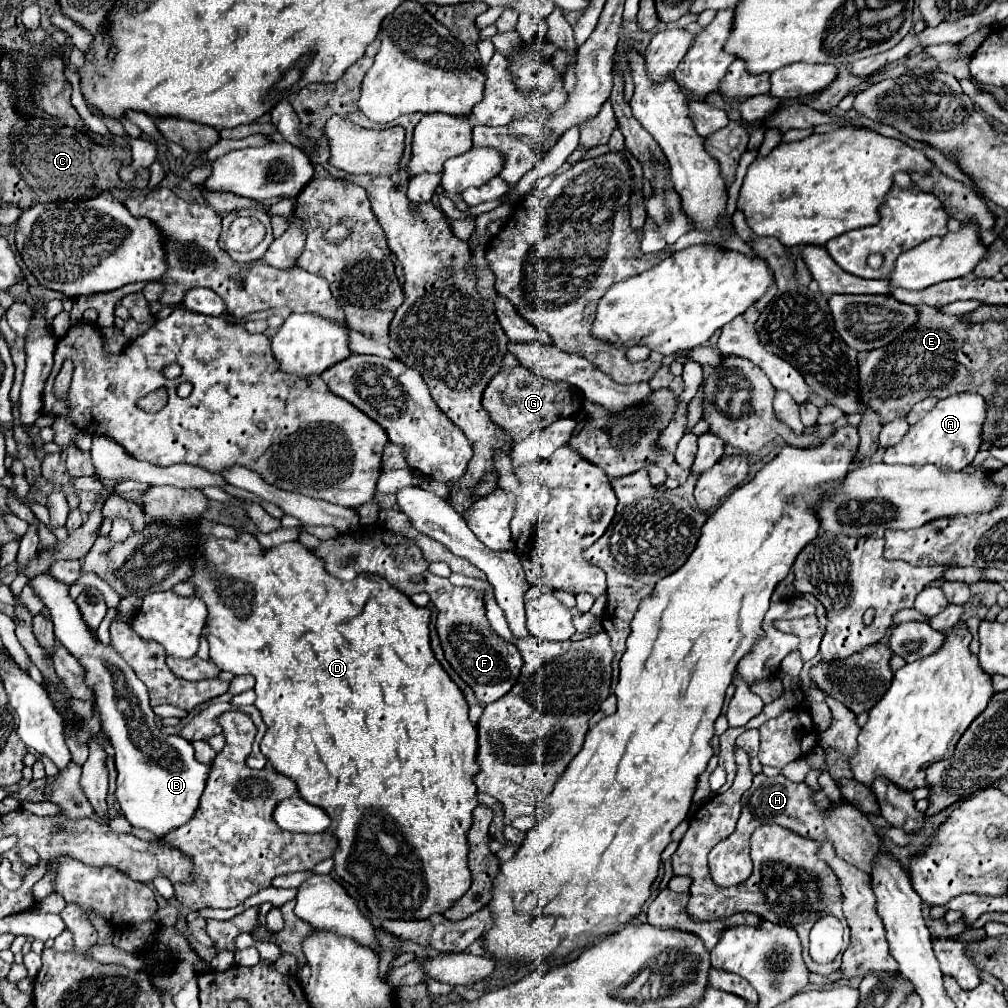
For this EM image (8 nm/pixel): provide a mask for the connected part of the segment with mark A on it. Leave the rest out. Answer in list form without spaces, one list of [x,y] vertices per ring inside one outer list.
[[[961,393],[961,395],[951,395],[949,399],[941,399],[921,421],[917,421],[915,425],[909,427],[909,431],[905,433],[901,443],[885,449],[883,463],[903,463],[903,465],[917,465],[917,467],[931,463],[943,471],[961,471],[963,467],[967,467],[973,461],[973,457],[977,455],[977,451],[981,447],[981,429],[985,423],[985,415],[987,415],[987,407],[985,407],[985,399],[981,395]]]

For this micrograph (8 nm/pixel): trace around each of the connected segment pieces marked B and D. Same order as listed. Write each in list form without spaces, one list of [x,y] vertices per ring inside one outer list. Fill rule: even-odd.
[[[49,573],[31,577],[29,585],[49,609],[57,641],[61,641],[61,645],[81,663],[83,679],[93,691],[93,709],[101,721],[103,733],[115,749],[115,797],[125,819],[133,827],[153,831],[157,837],[181,827],[193,817],[193,811],[197,811],[197,799],[205,789],[209,765],[195,759],[195,751],[189,741],[177,739],[177,735],[165,735],[157,729],[145,683],[111,645],[103,645],[95,637],[91,627],[85,623],[79,605],[69,597],[69,587]]]
[[[241,531],[241,539],[237,543],[229,539],[207,539],[203,549],[203,559],[199,559],[193,579],[197,585],[197,597],[201,597],[209,609],[209,651],[211,659],[219,669],[231,671],[233,675],[249,673],[255,677],[257,701],[255,707],[261,711],[267,731],[261,739],[261,753],[273,763],[275,771],[287,775],[297,783],[299,797],[311,805],[321,807],[329,817],[331,825],[325,833],[337,837],[337,849],[333,853],[337,875],[353,885],[359,895],[365,899],[367,909],[377,919],[429,919],[433,913],[443,915],[455,901],[463,897],[469,889],[471,873],[467,869],[467,831],[473,821],[473,809],[479,805],[477,787],[473,777],[479,773],[477,765],[477,729],[469,721],[467,711],[469,705],[463,697],[463,691],[451,681],[451,677],[443,671],[441,663],[435,659],[429,645],[429,609],[417,607],[411,603],[407,595],[401,591],[393,591],[389,583],[383,579],[353,579],[339,581],[333,579],[325,567],[321,567],[321,559],[309,553],[305,545],[299,541],[283,543],[279,547],[261,553],[261,545],[257,539],[245,531]]]

